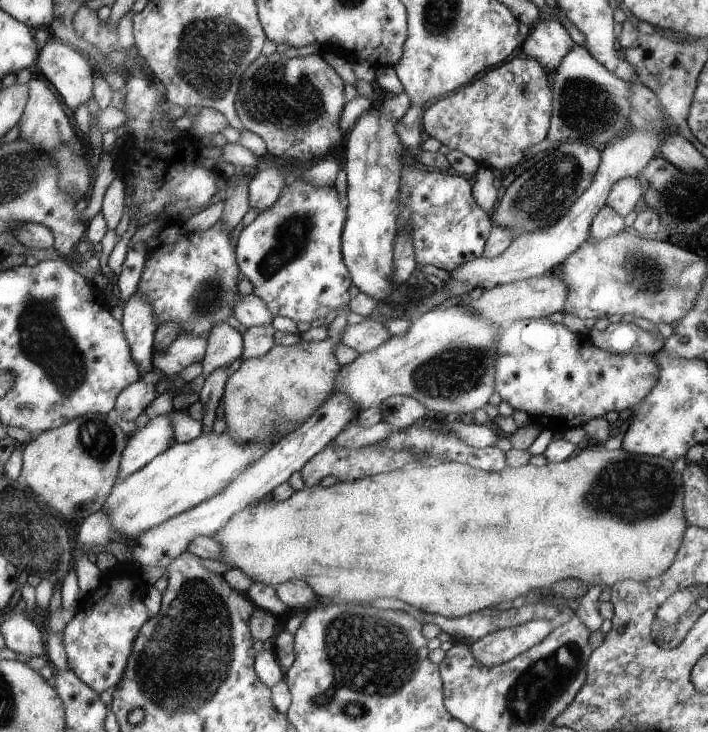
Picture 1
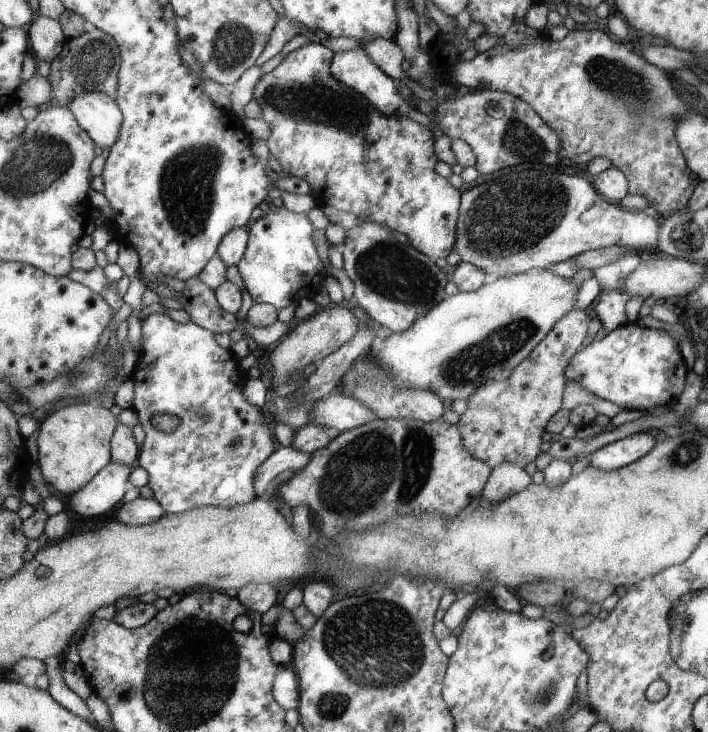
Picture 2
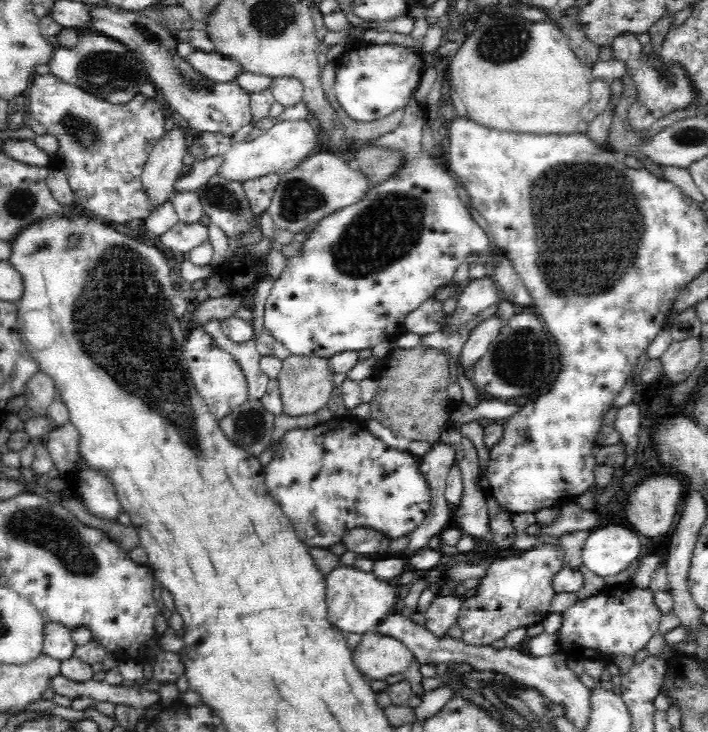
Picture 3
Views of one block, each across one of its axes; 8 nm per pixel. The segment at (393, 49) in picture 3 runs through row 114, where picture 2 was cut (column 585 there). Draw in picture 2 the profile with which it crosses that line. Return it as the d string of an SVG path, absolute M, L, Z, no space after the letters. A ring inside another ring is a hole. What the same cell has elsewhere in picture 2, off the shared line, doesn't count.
M628 322L607 332L602 340L577 350L565 366L564 374L569 381L577 381L587 393L619 408L649 412L655 406L670 404L683 392L687 368L677 344L666 332Z

